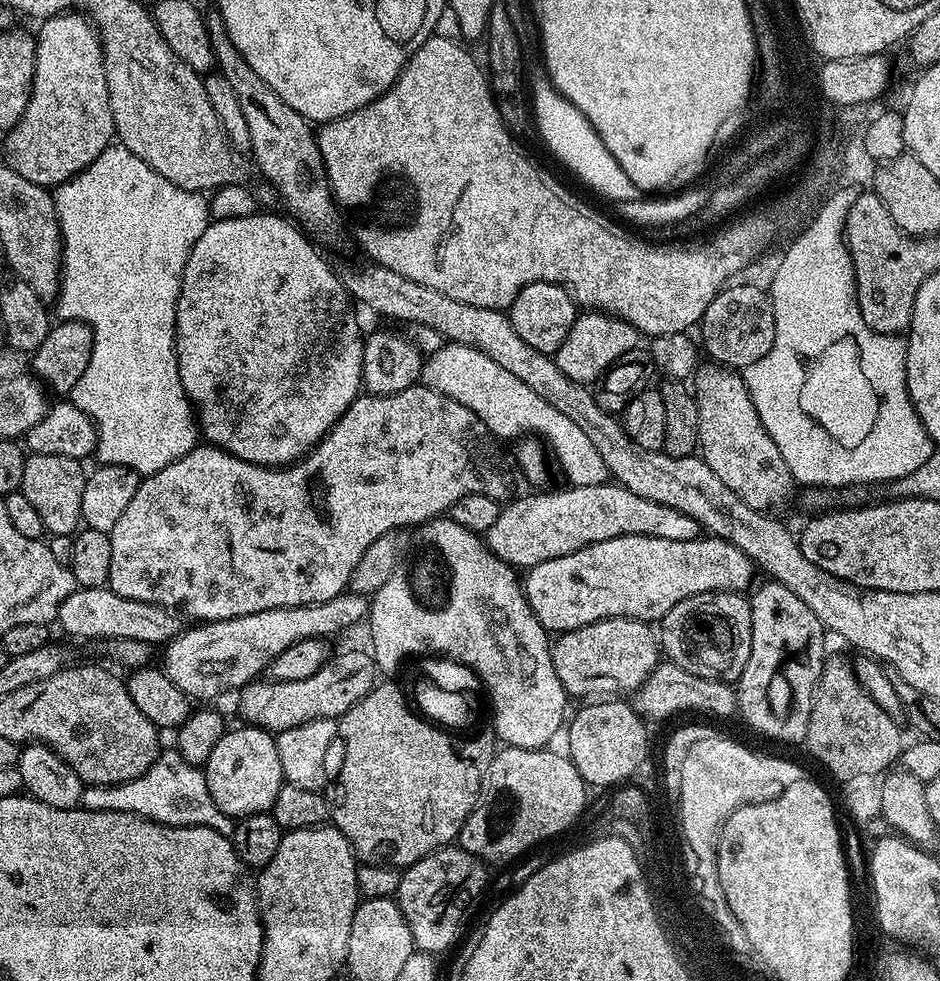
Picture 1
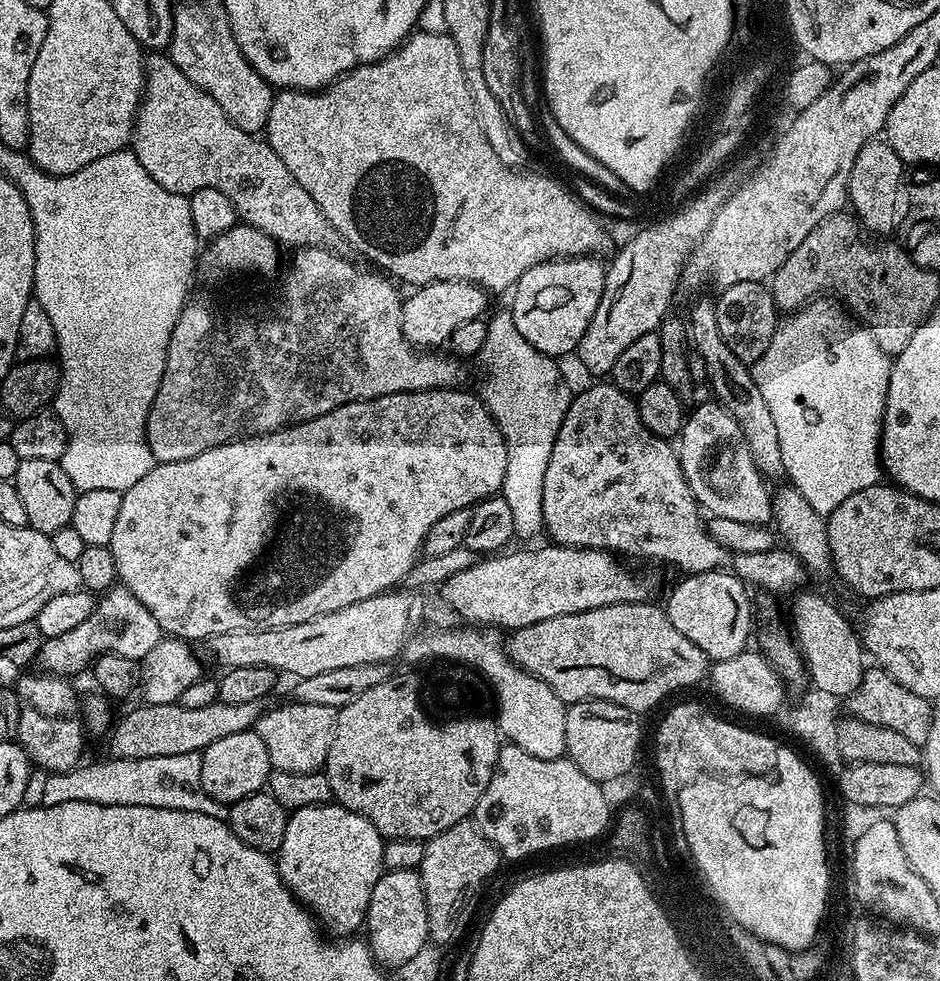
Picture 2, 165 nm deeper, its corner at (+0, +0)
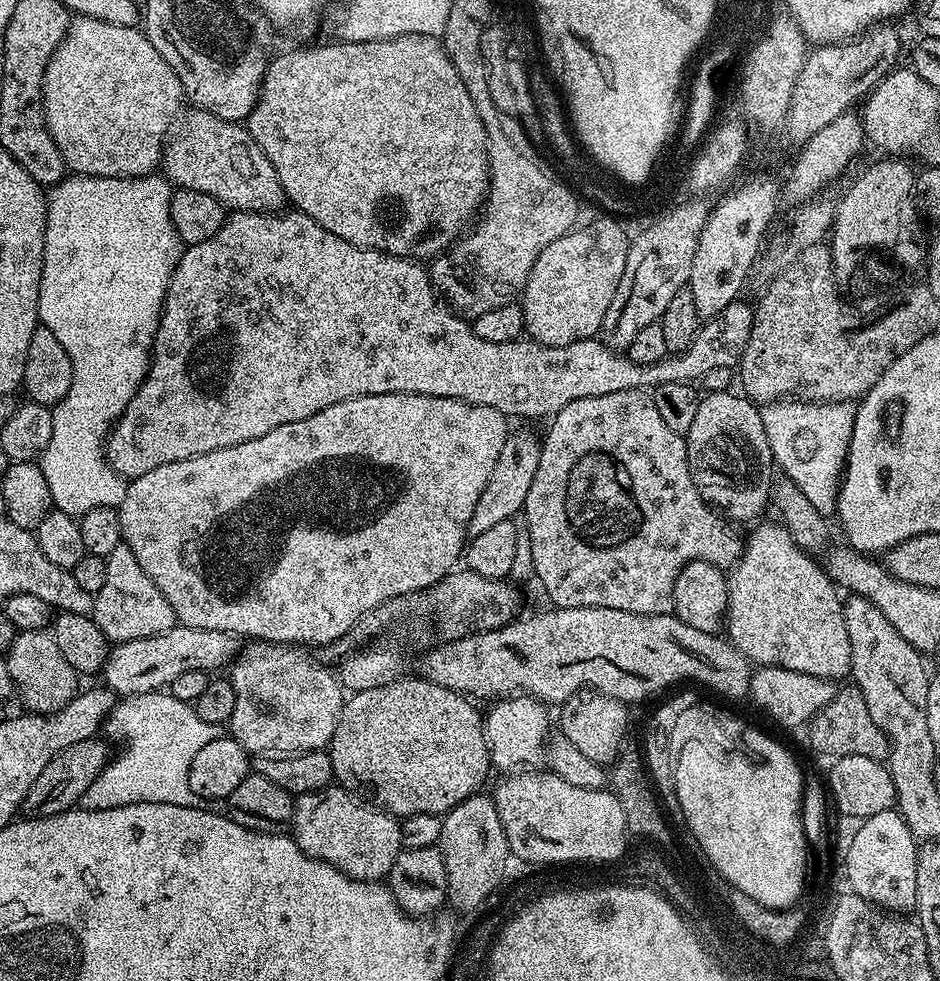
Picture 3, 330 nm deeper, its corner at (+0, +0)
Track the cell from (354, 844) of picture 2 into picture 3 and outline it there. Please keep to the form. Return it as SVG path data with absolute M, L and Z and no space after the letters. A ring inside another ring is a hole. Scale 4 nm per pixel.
M329 786L322 790L307 792L295 797L296 818L292 821L290 829L296 844L307 856L313 856L315 860L325 860L338 870L342 870L350 878L355 880L367 880L380 882L388 875L388 871L394 866L394 858L402 851L400 846L400 820L395 816L389 816L387 812L363 801L358 796L353 796L339 786Z

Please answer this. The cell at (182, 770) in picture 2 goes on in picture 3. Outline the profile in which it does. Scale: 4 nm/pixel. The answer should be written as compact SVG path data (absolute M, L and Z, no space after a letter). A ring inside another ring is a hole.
M161 690L123 697L104 721L102 732L109 741L124 739L124 749L117 756L115 753L98 778L90 782L83 807L110 810L142 802L197 807L198 798L190 790L190 762L206 742L214 742L222 735L221 725L202 722L192 704L174 698L171 691Z

